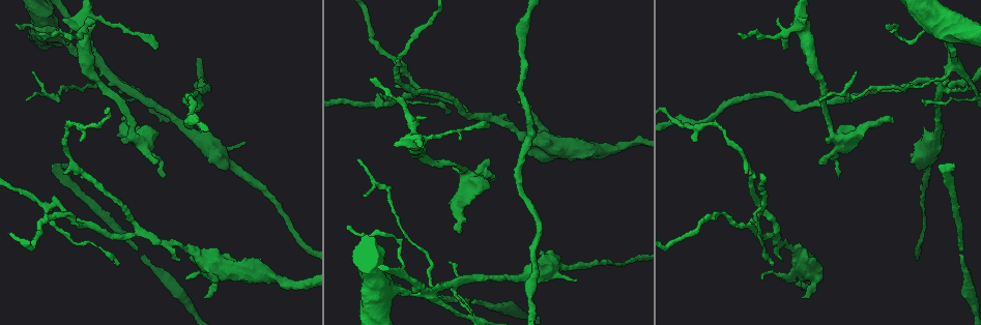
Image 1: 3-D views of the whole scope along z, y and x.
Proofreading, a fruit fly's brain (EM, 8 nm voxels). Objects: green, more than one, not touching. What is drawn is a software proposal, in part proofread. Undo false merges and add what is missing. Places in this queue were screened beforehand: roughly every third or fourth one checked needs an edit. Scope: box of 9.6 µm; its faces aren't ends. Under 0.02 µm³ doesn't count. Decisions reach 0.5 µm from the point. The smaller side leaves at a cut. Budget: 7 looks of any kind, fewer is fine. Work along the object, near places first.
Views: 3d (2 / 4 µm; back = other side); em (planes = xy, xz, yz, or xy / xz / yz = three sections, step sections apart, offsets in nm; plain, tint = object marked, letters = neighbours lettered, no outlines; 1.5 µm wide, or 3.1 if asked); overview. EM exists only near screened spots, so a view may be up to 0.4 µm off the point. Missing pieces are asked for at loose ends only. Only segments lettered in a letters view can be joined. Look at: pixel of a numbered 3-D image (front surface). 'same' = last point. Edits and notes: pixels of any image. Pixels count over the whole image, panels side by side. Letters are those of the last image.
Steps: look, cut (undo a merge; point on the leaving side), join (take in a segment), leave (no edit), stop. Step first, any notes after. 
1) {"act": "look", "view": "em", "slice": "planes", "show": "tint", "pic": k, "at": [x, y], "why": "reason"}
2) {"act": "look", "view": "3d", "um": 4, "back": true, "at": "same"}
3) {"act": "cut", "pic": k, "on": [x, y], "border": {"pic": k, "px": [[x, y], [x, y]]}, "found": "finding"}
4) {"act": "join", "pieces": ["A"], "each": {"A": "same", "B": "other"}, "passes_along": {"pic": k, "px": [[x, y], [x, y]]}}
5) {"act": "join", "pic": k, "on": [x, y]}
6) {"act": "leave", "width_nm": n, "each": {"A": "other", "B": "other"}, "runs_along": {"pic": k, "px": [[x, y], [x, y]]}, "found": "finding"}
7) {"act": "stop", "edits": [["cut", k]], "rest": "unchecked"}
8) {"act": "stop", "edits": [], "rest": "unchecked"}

{"act": "look", "view": "em", "slice": "planes", "show": "letters", "pic": 1, "at": [820, 161], "why": "branch stops here"}

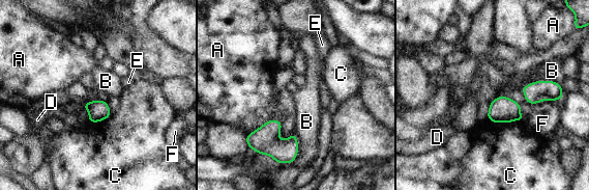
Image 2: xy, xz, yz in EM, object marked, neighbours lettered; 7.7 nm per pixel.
{"act": "leave", "width_nm": 160, "each": {"A": "other", "B": "other", "C": "other", "D": "other", "E": "other", "F": "other"}, "border": {"pic": 2, "px": [[488, 117], [494, 121], [522, 120]]}, "found": "none of them fits"}

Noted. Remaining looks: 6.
{"act": "look", "view": "3d", "um": 4, "pic": 1, "at": [469, 116], "why": "branch point"}

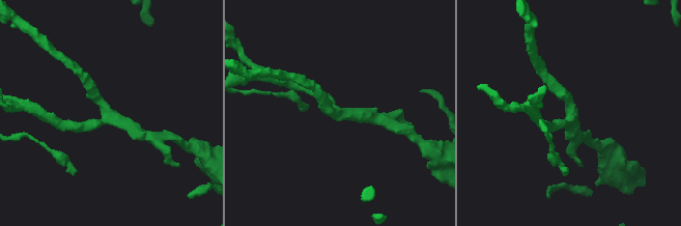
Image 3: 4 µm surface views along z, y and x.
{"act": "look", "view": "em", "slice": "planes", "show": "letters", "pic": 3, "at": [572, 114], "arms": 3, "arm_widths_nm": [180, 200, 220], "why": "shape alone is not enough"}

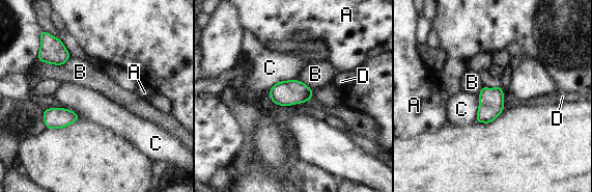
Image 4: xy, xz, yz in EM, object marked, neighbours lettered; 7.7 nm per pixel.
{"act": "leave", "each": {"A": "other", "B": "other", "C": "other", "D": "other"}, "found": "continuous, no second neuron"}

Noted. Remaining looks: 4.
{"act": "look", "view": "3d", "um": 2, "pic": 1, "at": [460, 232], "why": "free end"}

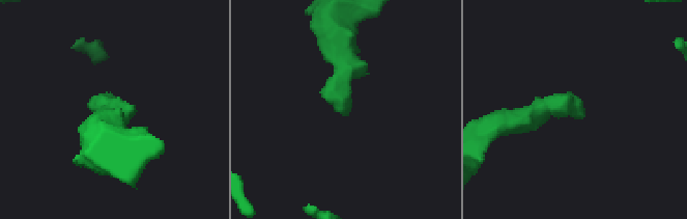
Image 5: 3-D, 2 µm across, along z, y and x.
{"act": "look", "view": "em", "slice": "planes", "show": "plain", "pic": 5, "at": [581, 118], "why": "now the EM"}

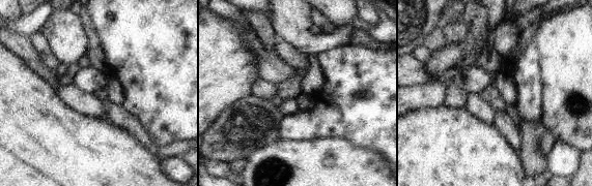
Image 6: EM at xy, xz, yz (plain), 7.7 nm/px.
{"act": "look", "view": "em", "slice": "planes", "show": "letters", "at": "same"}

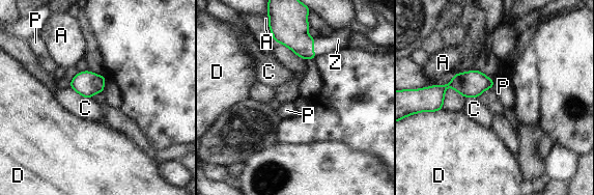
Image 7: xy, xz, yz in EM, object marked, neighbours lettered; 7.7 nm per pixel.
{"act": "join", "pieces": ["Z"], "each": {"A": "other", "C": "other", "D": "other", "P": "other", "Z": "same"}, "passes_along": {"pic": 7, "px": [[288, 25], [313, 46], [338, 39]]}, "found": "it goes on there"}

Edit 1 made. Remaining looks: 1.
{"act": "stop", "edits": [["join", 7]], "rest": "unchecked"}

